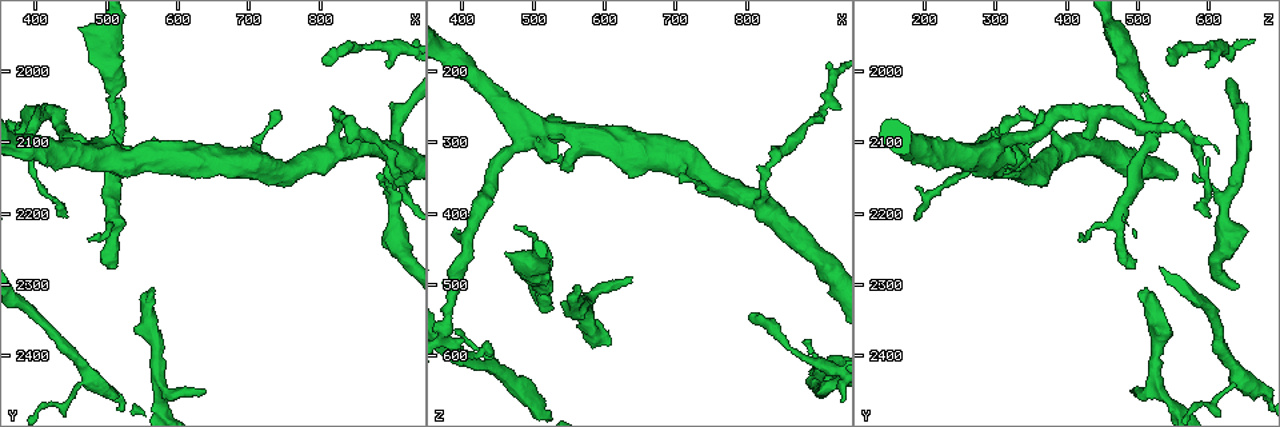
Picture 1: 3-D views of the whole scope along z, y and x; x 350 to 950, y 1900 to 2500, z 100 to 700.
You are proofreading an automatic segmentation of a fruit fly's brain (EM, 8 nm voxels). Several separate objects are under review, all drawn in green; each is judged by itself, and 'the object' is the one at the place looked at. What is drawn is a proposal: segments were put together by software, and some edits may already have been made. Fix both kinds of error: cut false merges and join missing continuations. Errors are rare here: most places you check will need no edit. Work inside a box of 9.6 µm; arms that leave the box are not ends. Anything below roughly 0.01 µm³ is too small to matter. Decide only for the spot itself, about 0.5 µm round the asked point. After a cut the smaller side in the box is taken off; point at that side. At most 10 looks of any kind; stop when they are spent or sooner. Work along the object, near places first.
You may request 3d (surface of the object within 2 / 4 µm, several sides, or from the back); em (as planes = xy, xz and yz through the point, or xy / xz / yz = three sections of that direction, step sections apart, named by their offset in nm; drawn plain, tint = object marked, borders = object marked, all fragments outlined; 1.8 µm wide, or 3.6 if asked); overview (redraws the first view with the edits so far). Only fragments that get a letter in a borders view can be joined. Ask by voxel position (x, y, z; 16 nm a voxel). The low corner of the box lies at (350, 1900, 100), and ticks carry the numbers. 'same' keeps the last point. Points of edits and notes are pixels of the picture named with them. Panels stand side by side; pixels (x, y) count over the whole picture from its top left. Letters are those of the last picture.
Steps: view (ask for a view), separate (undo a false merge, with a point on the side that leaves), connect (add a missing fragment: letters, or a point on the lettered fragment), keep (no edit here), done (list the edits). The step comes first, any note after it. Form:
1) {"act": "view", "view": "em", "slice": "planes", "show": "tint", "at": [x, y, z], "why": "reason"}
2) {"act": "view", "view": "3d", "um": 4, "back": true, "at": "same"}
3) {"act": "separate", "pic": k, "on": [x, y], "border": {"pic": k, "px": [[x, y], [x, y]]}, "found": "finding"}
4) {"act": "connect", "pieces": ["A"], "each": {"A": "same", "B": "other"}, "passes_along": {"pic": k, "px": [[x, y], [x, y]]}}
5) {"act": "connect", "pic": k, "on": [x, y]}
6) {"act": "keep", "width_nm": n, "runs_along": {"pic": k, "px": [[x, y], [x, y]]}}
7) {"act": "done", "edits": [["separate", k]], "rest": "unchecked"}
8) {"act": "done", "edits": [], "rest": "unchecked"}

{"act": "view", "view": "em", "slice": "planes", "show": "borders", "at": [510, 2280, 500], "why": "branch stops here"}

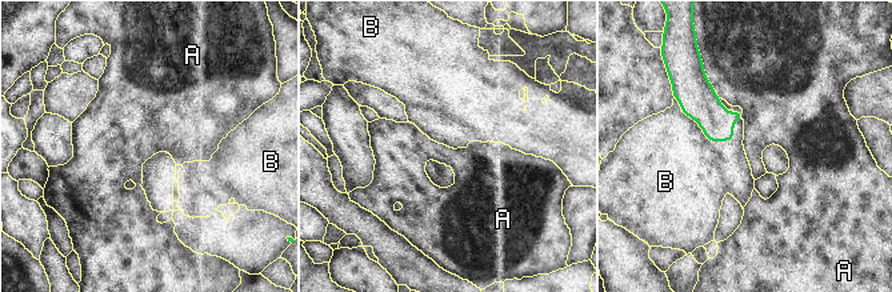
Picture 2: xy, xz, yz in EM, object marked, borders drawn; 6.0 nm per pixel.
{"act": "keep", "each": {"A": "other", "B": "other"}, "found": "none of them fits"}

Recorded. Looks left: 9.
{"act": "view", "view": "3d", "um": 4, "back": true, "at": [645, 2450, 490], "why": "an open end"}

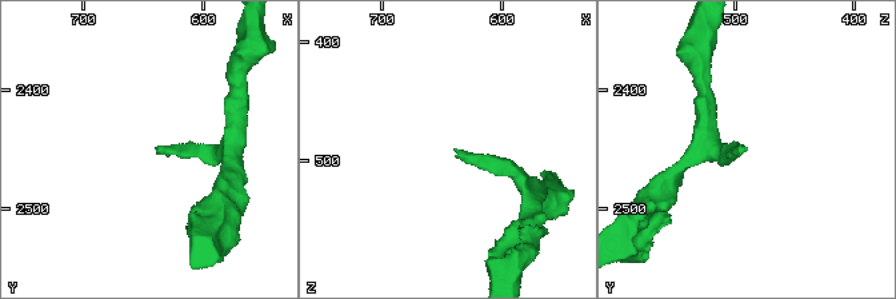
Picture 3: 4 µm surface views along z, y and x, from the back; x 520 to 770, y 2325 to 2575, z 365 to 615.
{"act": "view", "view": "em", "slice": "xz", "step": 16, "show": "tint", "at": [638, 2450, 492], "why": "need the tissue"}

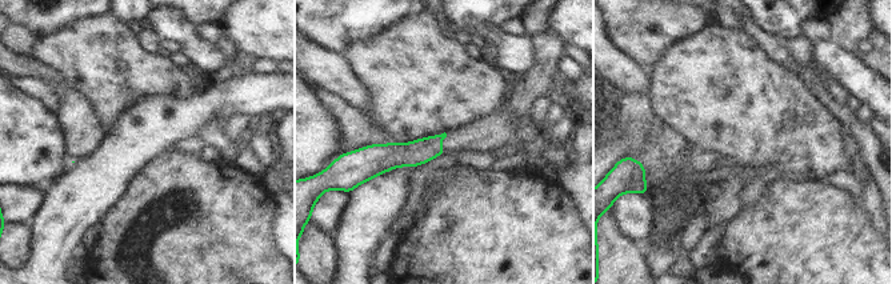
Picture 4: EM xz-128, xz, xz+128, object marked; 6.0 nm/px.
{"act": "view", "view": "em", "slice": "planes", "show": "borders", "at": "same", "why": "cut it another way"}

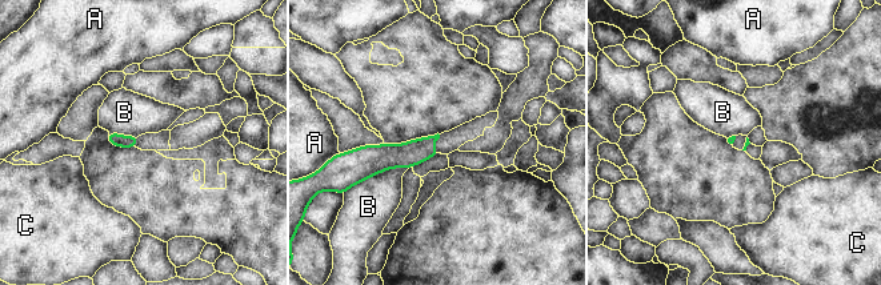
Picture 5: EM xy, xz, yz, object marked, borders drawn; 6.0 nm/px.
{"act": "keep", "each": {"A": "other", "B": "other", "C": "other"}, "runs_along": {"pic": 5, "px": [[432, 139], [363, 169]]}, "found": "no lettered fragment goes on from it"}

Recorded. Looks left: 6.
{"act": "view", "view": "em", "slice": "planes", "show": "borders", "at": [800, 1985, 545], "why": "branch stops here"}

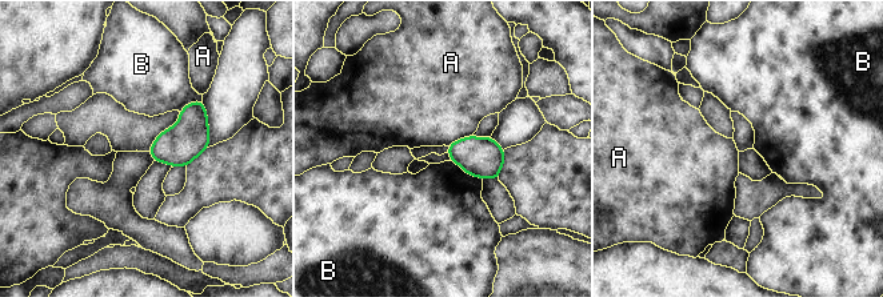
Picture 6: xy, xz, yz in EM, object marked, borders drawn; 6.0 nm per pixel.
{"act": "keep", "longest_contact_nm": ["B", 220], "each": {"A": "other", "B": "other"}, "found": "no lettered fragment goes on from it"}

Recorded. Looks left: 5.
{"act": "view", "view": "3d", "um": 2, "at": [890, 1995, 600]}

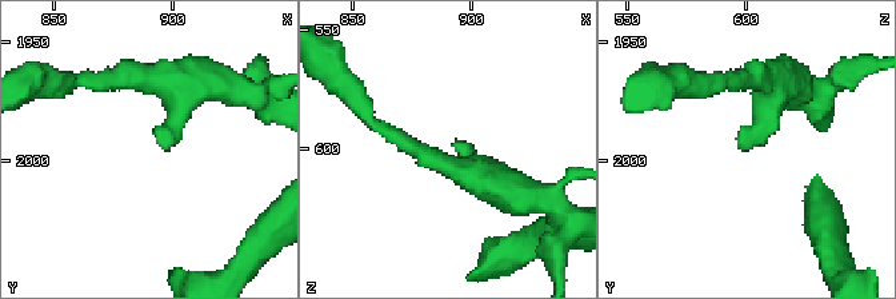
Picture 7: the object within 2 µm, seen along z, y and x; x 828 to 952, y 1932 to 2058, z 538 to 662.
{"act": "view", "view": "em", "slice": "xy", "step": 4, "show": "borders", "at": [895, 1995, 596]}

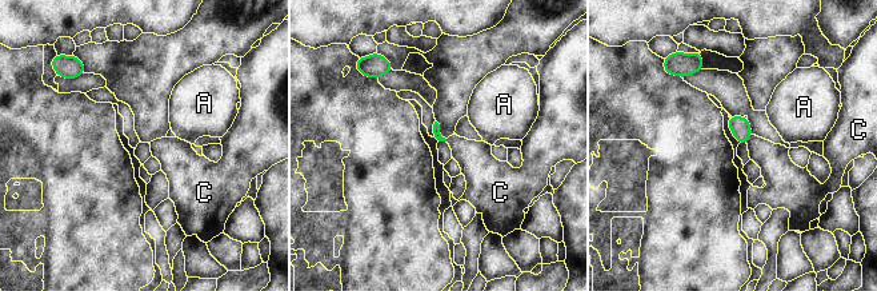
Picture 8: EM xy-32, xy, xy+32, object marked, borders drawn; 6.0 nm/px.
{"act": "keep", "each": {"A": "other", "C": "other"}, "border": {"pic": 8, "px": [[752, 134], [745, 142]]}, "found": "none of them fits"}

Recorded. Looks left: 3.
{"act": "done", "edits": [], "rest": "unchecked"}

